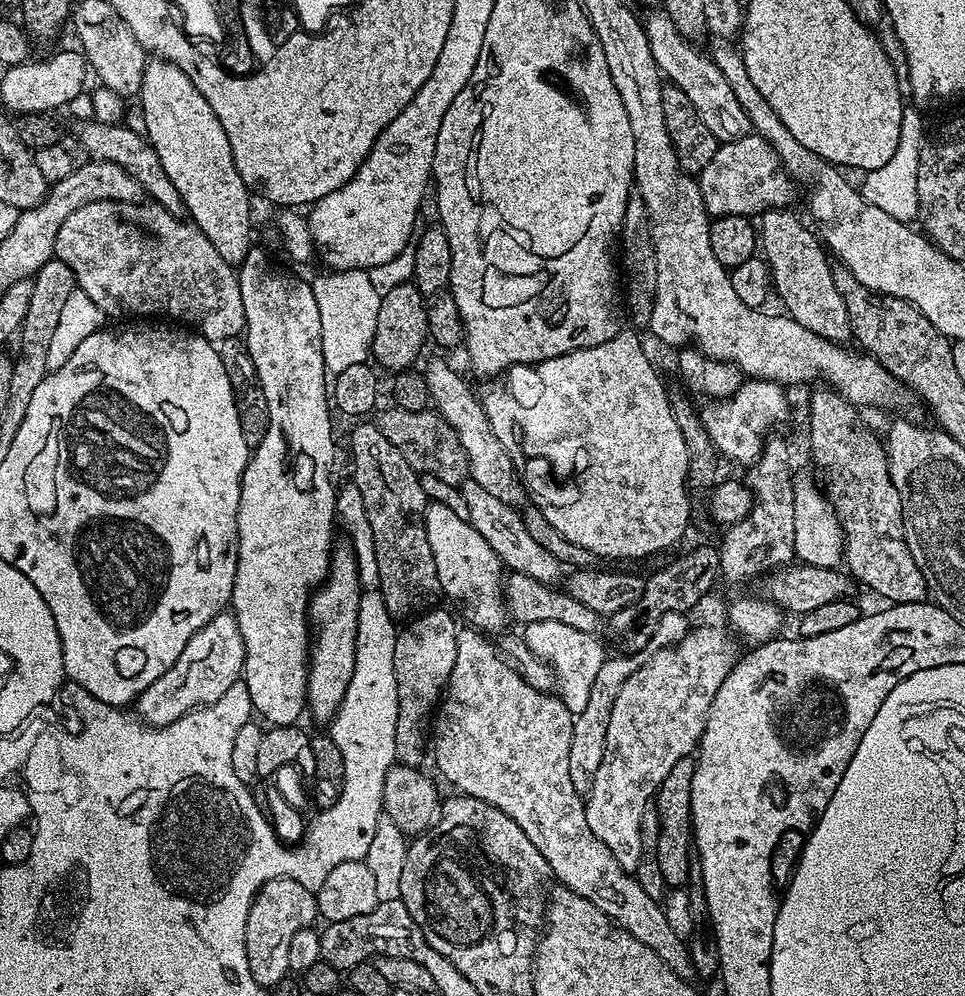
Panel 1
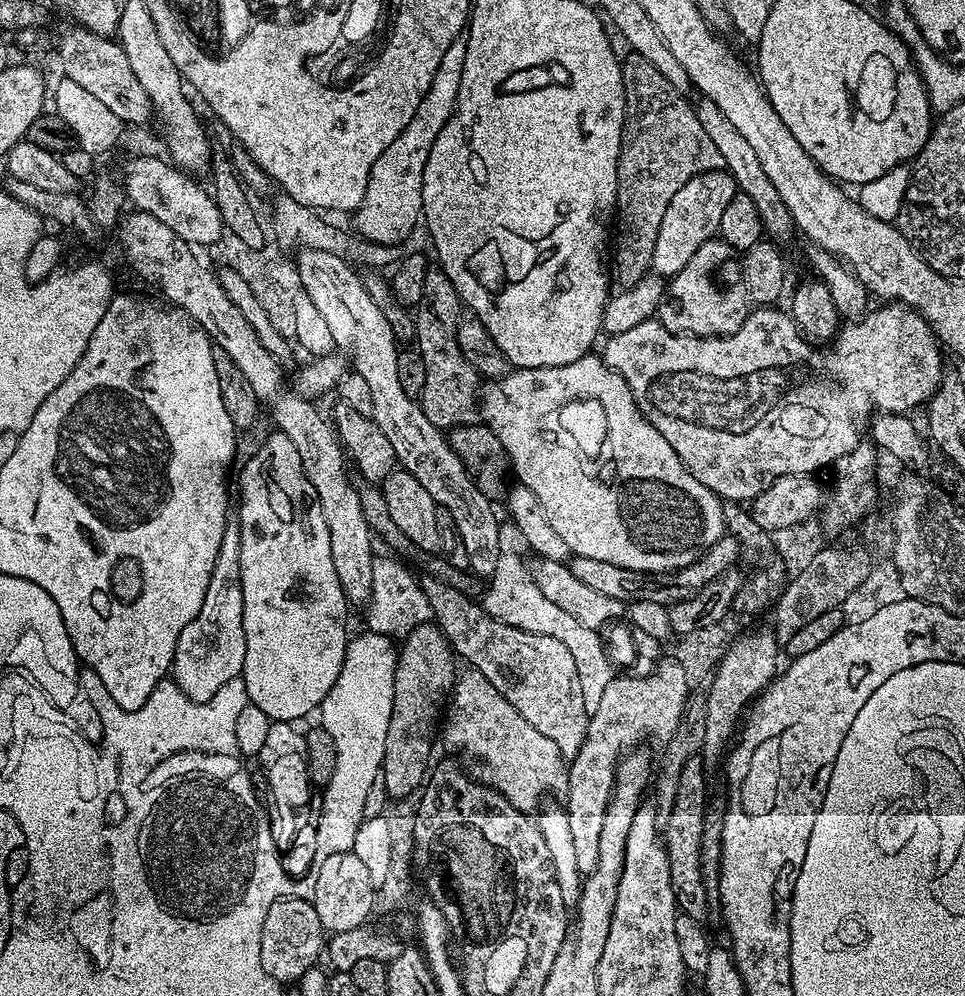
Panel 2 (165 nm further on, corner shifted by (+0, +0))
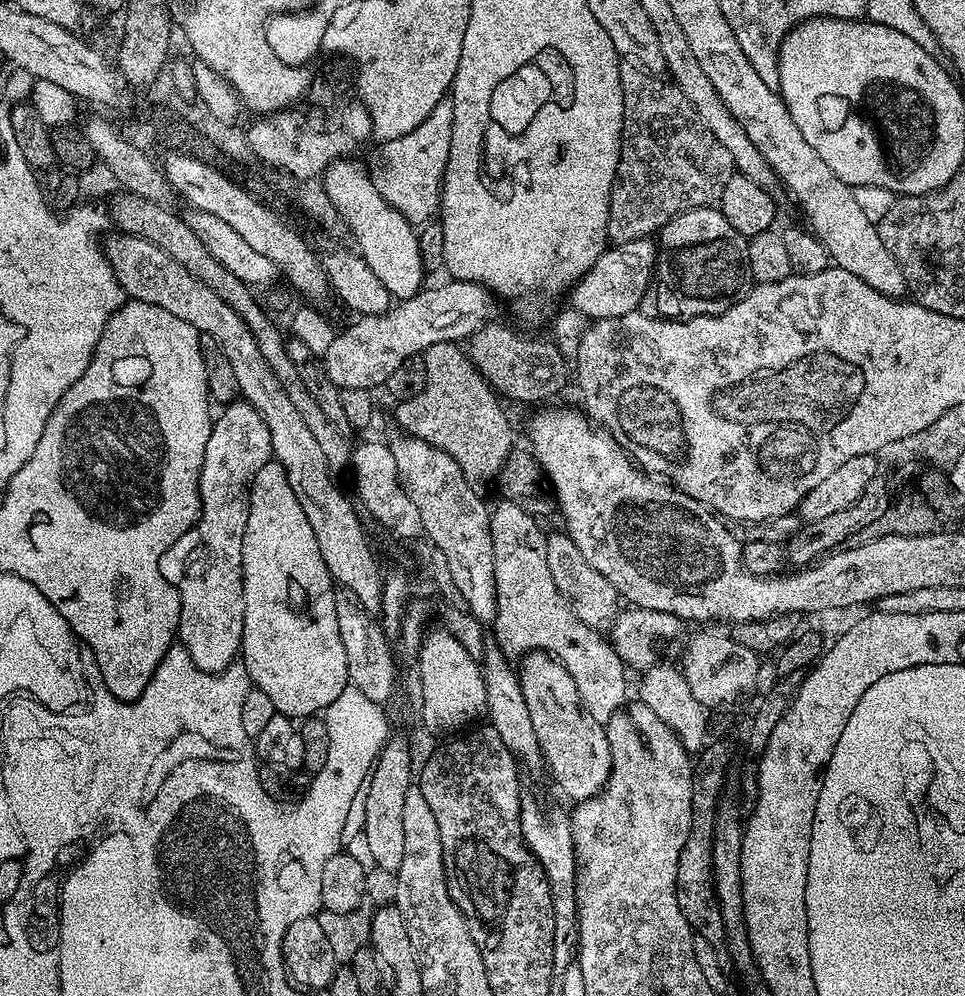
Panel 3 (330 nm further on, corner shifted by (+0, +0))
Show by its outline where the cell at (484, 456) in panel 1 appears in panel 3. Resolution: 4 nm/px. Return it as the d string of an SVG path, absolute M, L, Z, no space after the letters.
M557 530L547 533L546 542L546 567L550 569L550 578L554 578L556 592L562 594L562 598L570 606L570 610L578 617L581 622L595 630L604 630L611 625L618 615L616 600L618 593L586 558L582 558L582 550L574 546L574 542L569 538L567 532Z

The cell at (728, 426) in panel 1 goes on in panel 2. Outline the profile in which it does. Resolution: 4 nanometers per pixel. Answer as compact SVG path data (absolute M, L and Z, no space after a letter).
M884 302L879 306L881 308L873 307L867 311L863 319L845 323L837 331L830 346L823 350L809 344L800 335L796 329L796 321L787 311L779 312L779 307L776 306L760 306L749 311L746 322L742 322L742 326L738 326L738 330L729 336L677 334L663 328L660 321L655 318L638 322L638 326L633 326L630 330L622 330L622 334L608 336L605 339L602 359L605 366L613 368L624 379L638 410L651 422L654 430L658 430L658 434L662 434L662 438L670 442L670 446L674 448L674 454L678 454L686 470L690 470L690 474L694 474L694 478L698 478L702 486L709 488L724 502L751 502L758 494L762 494L762 490L766 490L766 486L770 486L778 478L786 474L807 476L819 473L819 468L827 469L835 464L838 458L842 458L856 448L862 442L860 431L863 428L865 431L869 423L868 411L871 408L877 408L877 413L880 414L908 414L911 413L911 408L916 408L919 404L920 407L927 405L938 390L940 380L946 375L946 368L944 368L943 358L940 357L942 345L932 332L932 327L913 308L907 308L905 304Z

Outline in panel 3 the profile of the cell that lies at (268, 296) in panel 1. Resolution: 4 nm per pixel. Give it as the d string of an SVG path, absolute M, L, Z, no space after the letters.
M275 458L269 460L262 470L253 478L248 494L248 517L246 518L246 534L242 538L242 566L244 567L244 601L246 610L244 611L244 633L240 650L242 653L242 663L248 672L248 677L252 680L254 687L262 690L270 702L274 702L277 713L281 716L293 718L312 718L323 713L325 708L342 694L342 690L349 687L348 671L346 670L346 650L342 650L342 638L338 634L338 614L336 613L336 594L332 575L328 573L326 562L322 562L322 554L318 550L318 538L314 538L314 530L310 526L310 521L306 519L306 513L302 506L298 506L298 498L294 498L294 490L290 490L290 482L280 463Z

